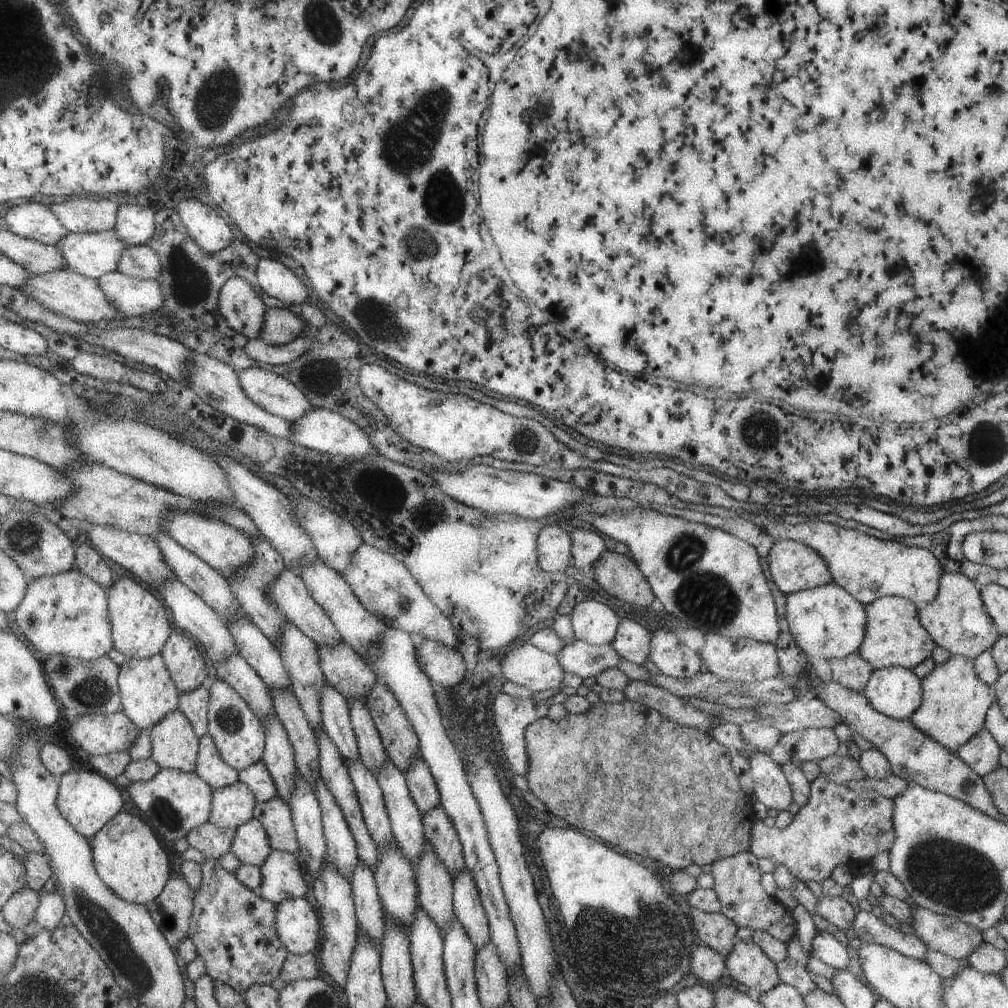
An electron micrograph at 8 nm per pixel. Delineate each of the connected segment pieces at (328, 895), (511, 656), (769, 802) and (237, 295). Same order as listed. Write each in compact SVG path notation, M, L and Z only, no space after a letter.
M327 858L319 876L314 879L313 888L323 923L323 944L320 945L321 968L325 974L345 989L349 982L349 970L352 967L353 954L359 944L360 933L353 885L345 876L341 876L341 872Z
M529 641L515 646L500 660L505 679L523 685L532 692L557 690L565 680L565 670L557 655L533 646Z
M755 750L748 759L752 795L767 808L785 811L791 804L791 789L781 770L768 753Z
M237 276L227 280L221 288L219 308L233 330L249 339L261 339L267 306L245 278Z

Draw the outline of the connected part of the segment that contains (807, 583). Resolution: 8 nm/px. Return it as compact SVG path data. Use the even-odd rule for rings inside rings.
M775 539L767 552L765 570L781 594L823 586L832 582L823 558L809 546L791 539Z

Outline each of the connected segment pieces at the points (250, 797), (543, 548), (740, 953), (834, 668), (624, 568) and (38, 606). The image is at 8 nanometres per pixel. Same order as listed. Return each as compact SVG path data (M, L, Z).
M239 780L215 791L213 812L209 820L221 828L238 829L255 817L257 802L253 789Z
M547 524L539 532L539 564L543 570L557 572L573 563L571 535L557 524Z
M736 939L723 962L730 979L747 988L756 988L760 993L771 990L779 982L775 963L749 940Z
M854 652L840 659L827 660L831 670L831 679L841 686L861 693L874 668L863 660L858 652Z
M603 550L591 564L595 582L609 596L627 602L631 608L647 608L653 602L653 593L644 573L627 554Z
M75 568L55 576L43 576L29 581L23 603L15 610L16 624L36 650L46 654L48 658L63 654L86 661L100 659L114 649L109 602L108 589L95 582L93 578L89 578L87 574L83 574L79 568Z

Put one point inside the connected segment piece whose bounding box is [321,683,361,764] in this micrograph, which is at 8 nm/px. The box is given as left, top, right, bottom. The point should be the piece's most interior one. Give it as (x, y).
(337, 717)

